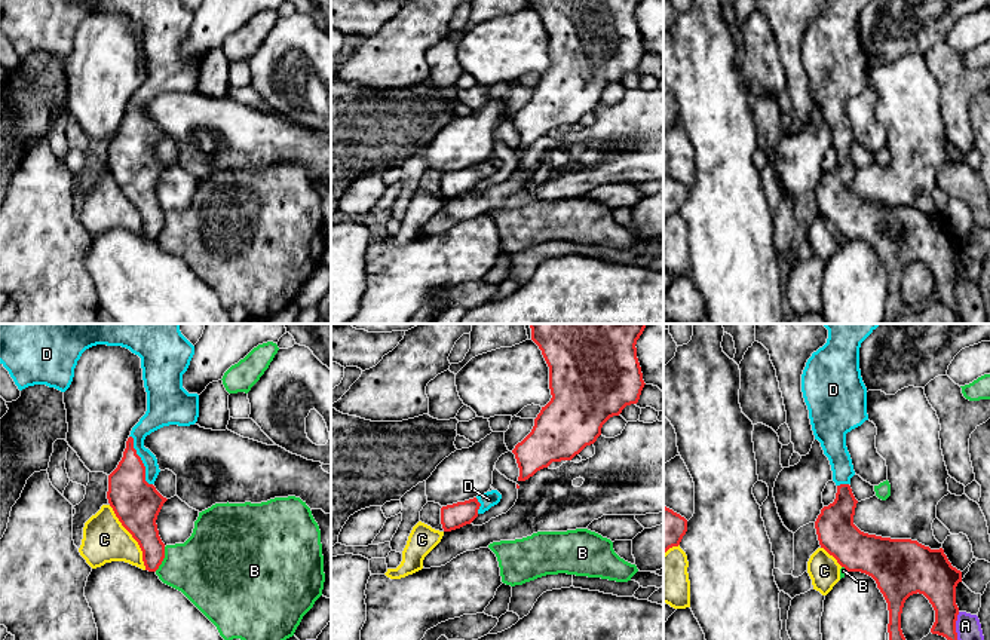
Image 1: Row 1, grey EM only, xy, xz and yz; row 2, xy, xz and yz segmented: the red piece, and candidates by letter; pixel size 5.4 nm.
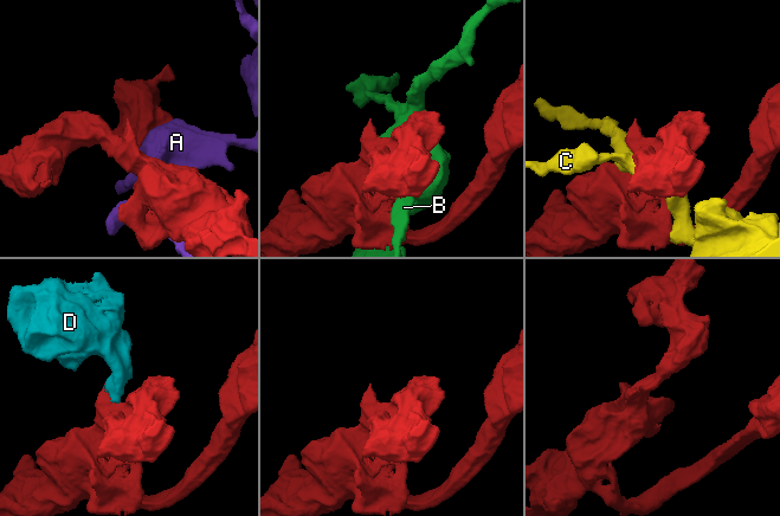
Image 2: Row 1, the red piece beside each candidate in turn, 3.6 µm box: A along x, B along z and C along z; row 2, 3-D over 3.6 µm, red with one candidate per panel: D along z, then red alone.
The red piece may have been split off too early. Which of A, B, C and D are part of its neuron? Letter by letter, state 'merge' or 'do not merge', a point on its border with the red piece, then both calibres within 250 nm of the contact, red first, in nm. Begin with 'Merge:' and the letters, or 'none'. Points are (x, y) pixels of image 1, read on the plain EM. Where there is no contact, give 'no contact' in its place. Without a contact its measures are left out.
Merge: D
A: do not merge | yz (956, 302) | 160/140 nm
B: do not merge | xy (162, 226) | 180/380 nm
C: do not merge | xy (132, 204) | 260/240 nm
D: merge | xy (141, 128) | 260/120 nm

